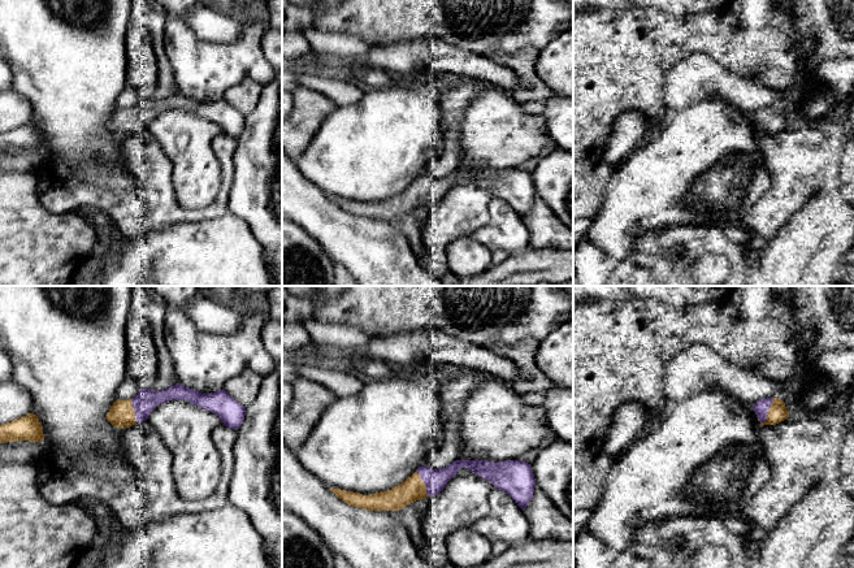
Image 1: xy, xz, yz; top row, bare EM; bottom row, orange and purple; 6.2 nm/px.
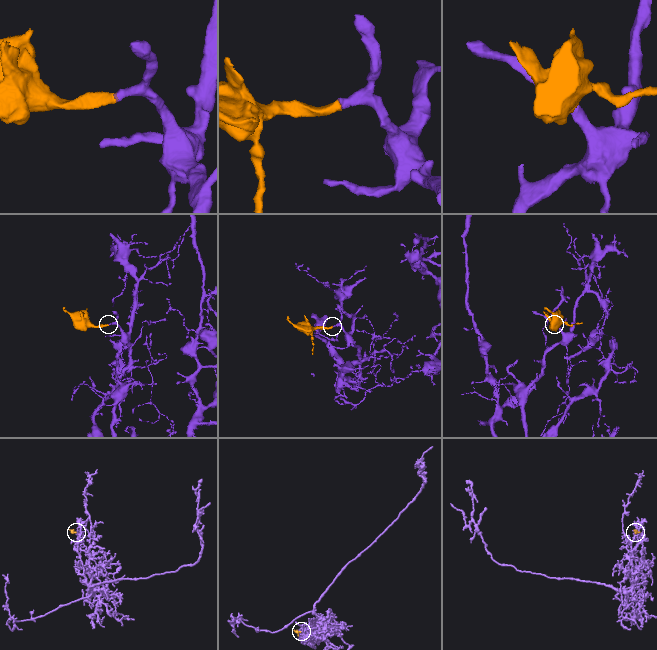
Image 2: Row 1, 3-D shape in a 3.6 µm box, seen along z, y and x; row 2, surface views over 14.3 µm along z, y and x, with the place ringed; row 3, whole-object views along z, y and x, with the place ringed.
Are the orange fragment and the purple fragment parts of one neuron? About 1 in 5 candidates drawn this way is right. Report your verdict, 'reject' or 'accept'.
accept

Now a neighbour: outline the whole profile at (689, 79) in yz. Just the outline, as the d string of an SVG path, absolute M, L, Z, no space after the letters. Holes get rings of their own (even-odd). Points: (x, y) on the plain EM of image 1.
M703 52L676 61L667 73L663 92L666 112L686 108L707 94L718 94L751 116L762 108L781 108L783 103L783 95L759 78L734 74Z

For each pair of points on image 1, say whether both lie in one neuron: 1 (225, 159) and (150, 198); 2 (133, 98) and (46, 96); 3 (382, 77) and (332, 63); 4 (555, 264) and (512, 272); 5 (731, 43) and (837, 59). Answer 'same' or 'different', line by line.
1: same
2: different
3: different
4: same
5: different

